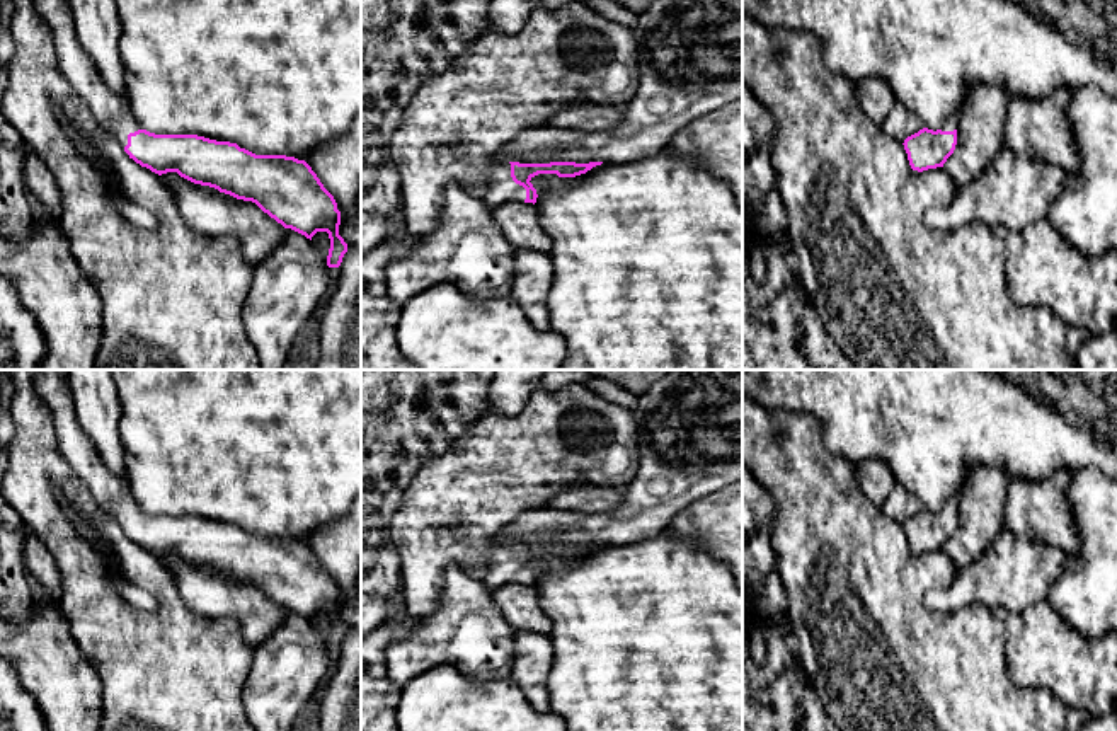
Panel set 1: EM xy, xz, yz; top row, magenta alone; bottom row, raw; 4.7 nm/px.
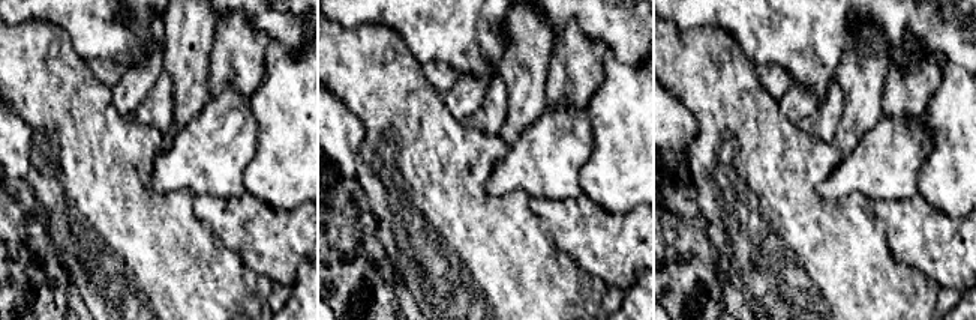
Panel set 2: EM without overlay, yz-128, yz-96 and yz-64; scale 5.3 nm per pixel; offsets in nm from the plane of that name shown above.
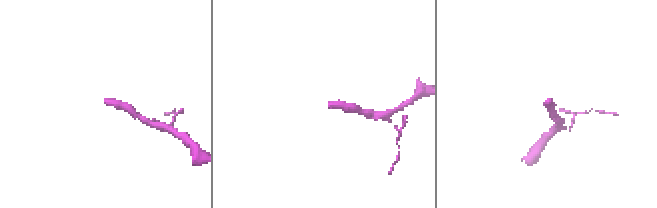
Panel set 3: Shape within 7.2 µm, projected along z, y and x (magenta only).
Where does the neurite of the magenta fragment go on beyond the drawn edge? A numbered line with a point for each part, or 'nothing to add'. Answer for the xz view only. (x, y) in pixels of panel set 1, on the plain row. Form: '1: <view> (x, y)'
1: xz (501, 569)

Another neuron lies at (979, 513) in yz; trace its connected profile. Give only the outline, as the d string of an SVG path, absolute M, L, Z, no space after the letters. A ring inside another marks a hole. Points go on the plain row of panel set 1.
M974 467L957 504L957 527L943 545L955 569L974 562L1005 527L1008 479L998 467Z

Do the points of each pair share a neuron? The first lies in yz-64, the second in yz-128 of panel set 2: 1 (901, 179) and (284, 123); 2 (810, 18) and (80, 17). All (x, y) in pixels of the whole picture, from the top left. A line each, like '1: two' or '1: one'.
1: two
2: one

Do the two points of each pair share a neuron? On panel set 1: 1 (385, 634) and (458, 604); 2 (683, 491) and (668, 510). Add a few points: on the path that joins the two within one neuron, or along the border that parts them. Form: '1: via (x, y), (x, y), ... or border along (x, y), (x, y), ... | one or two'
1: border along (423, 619), (412, 633), (390, 644) | two
2: via (678, 496), (670, 505) | one

